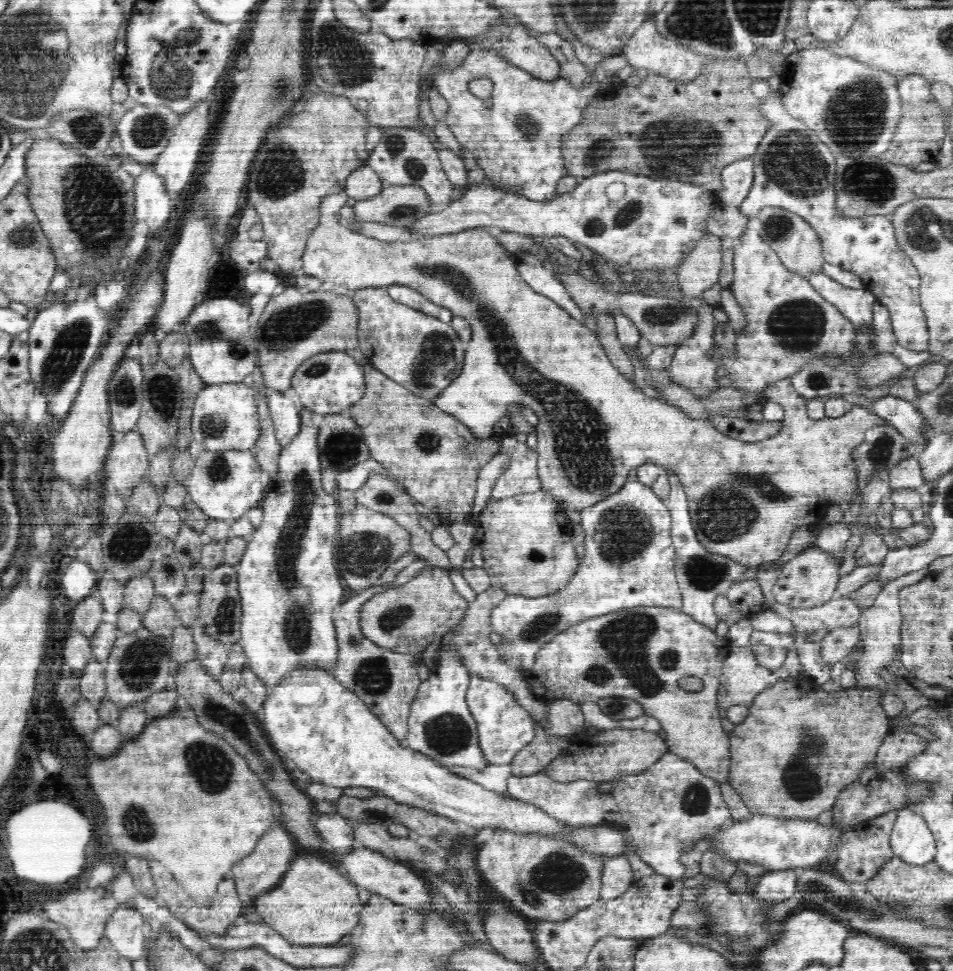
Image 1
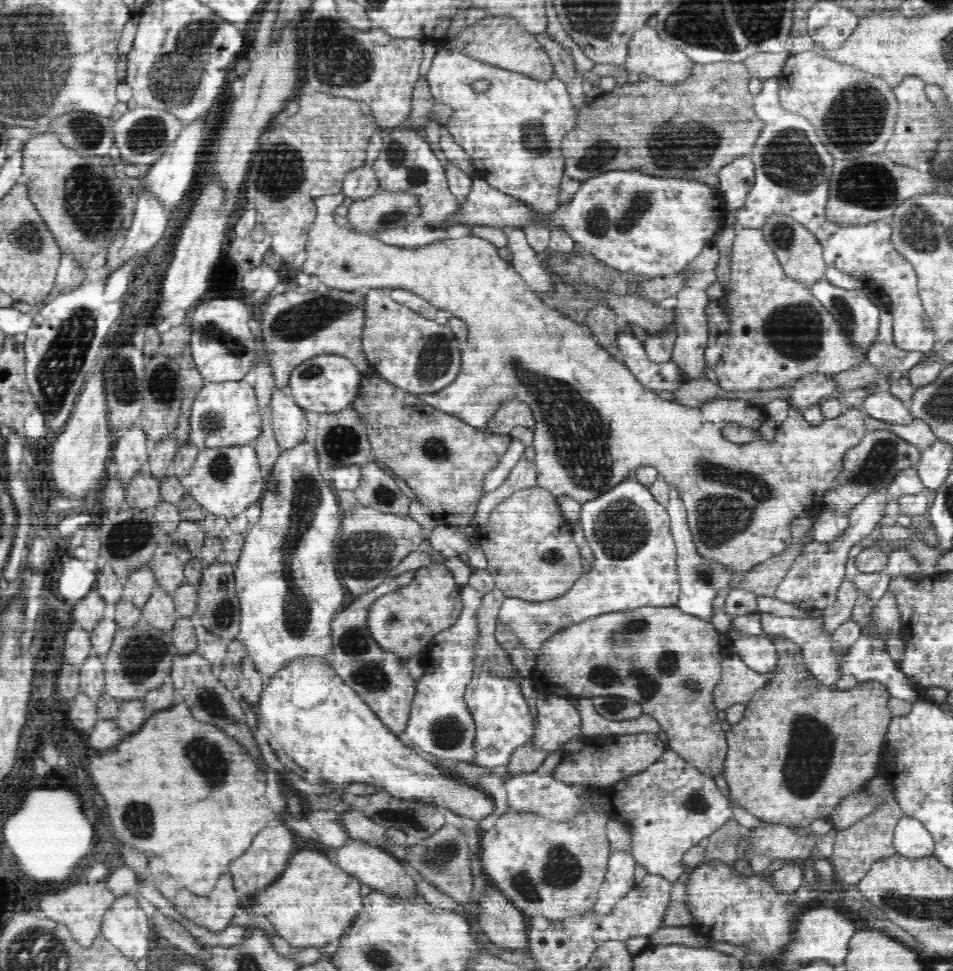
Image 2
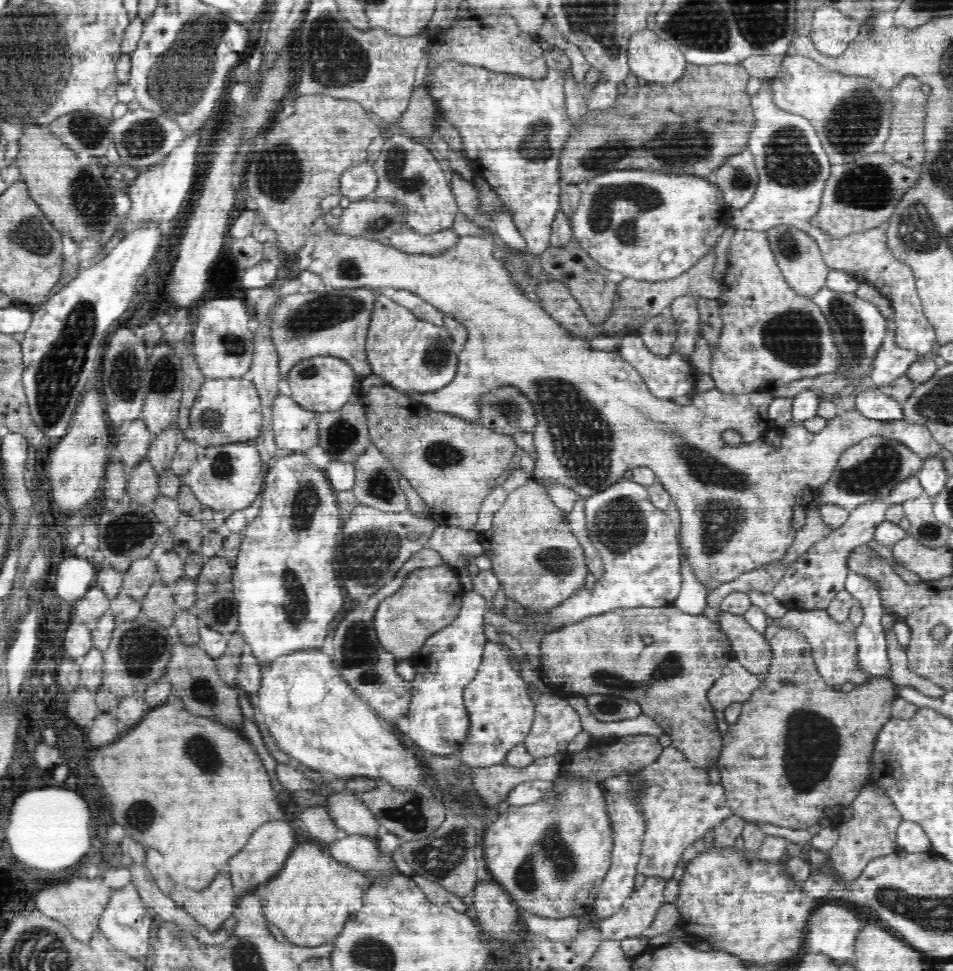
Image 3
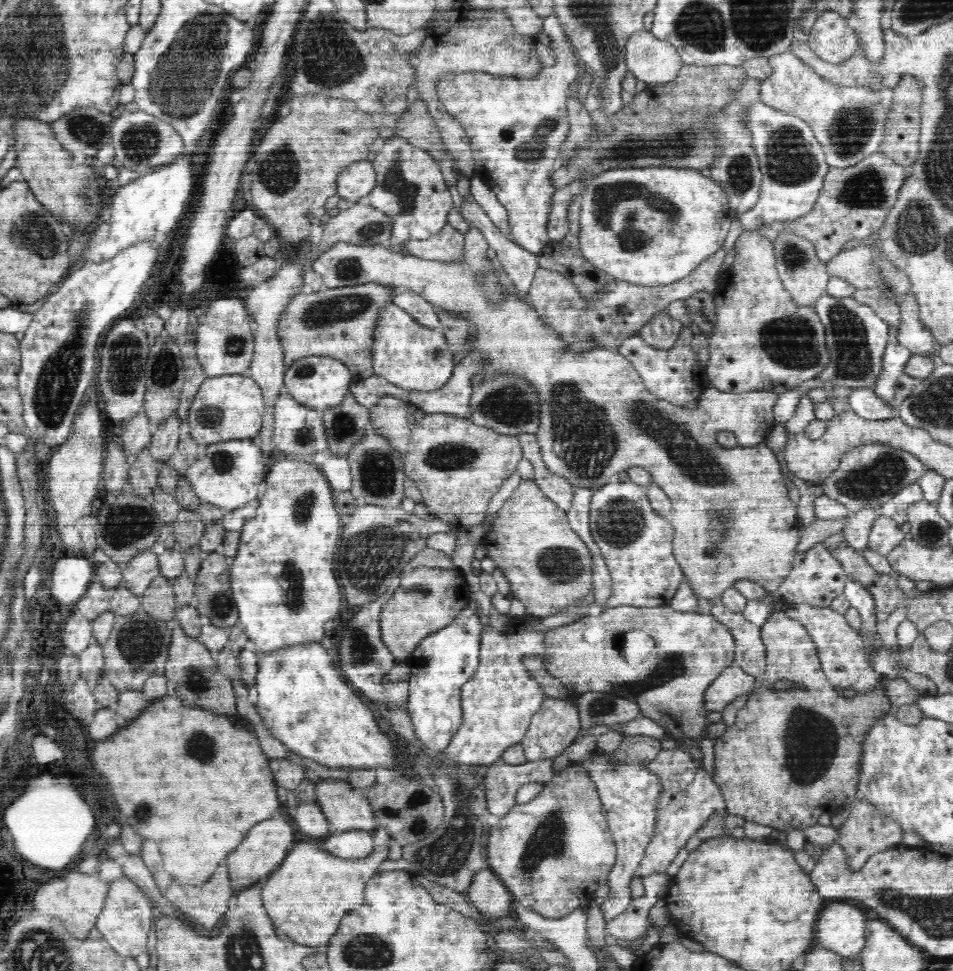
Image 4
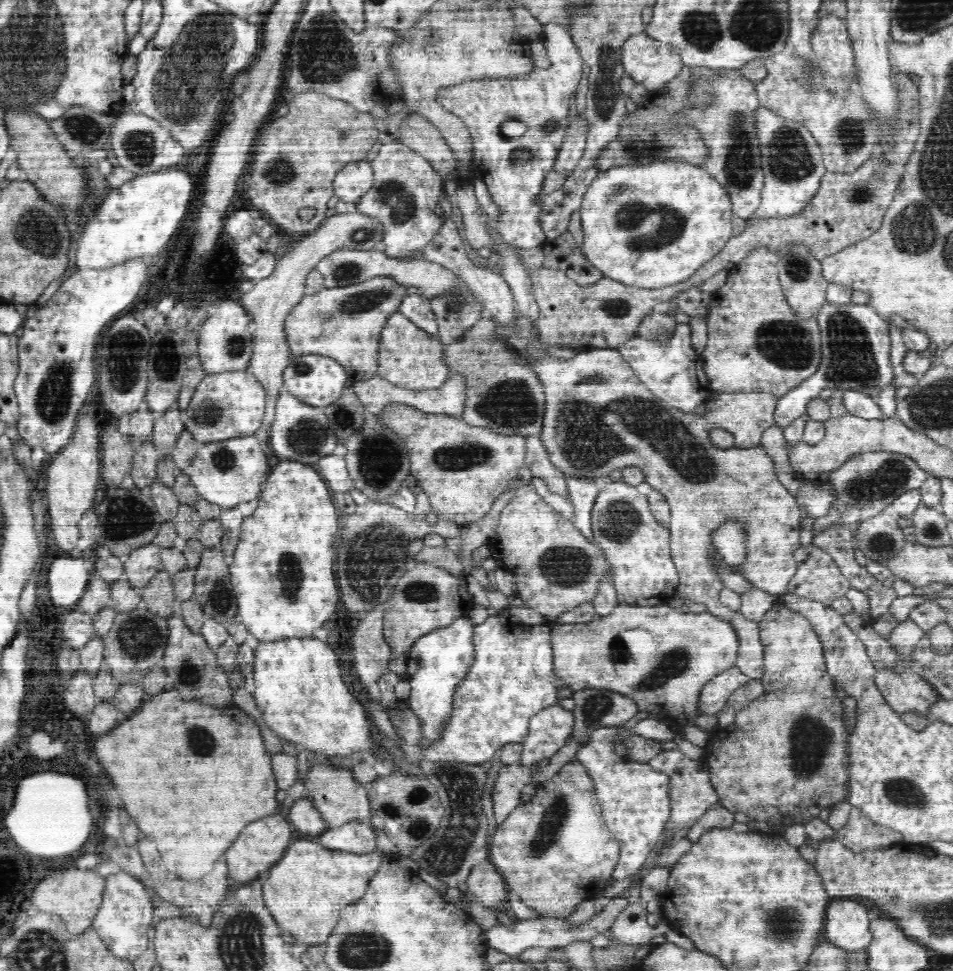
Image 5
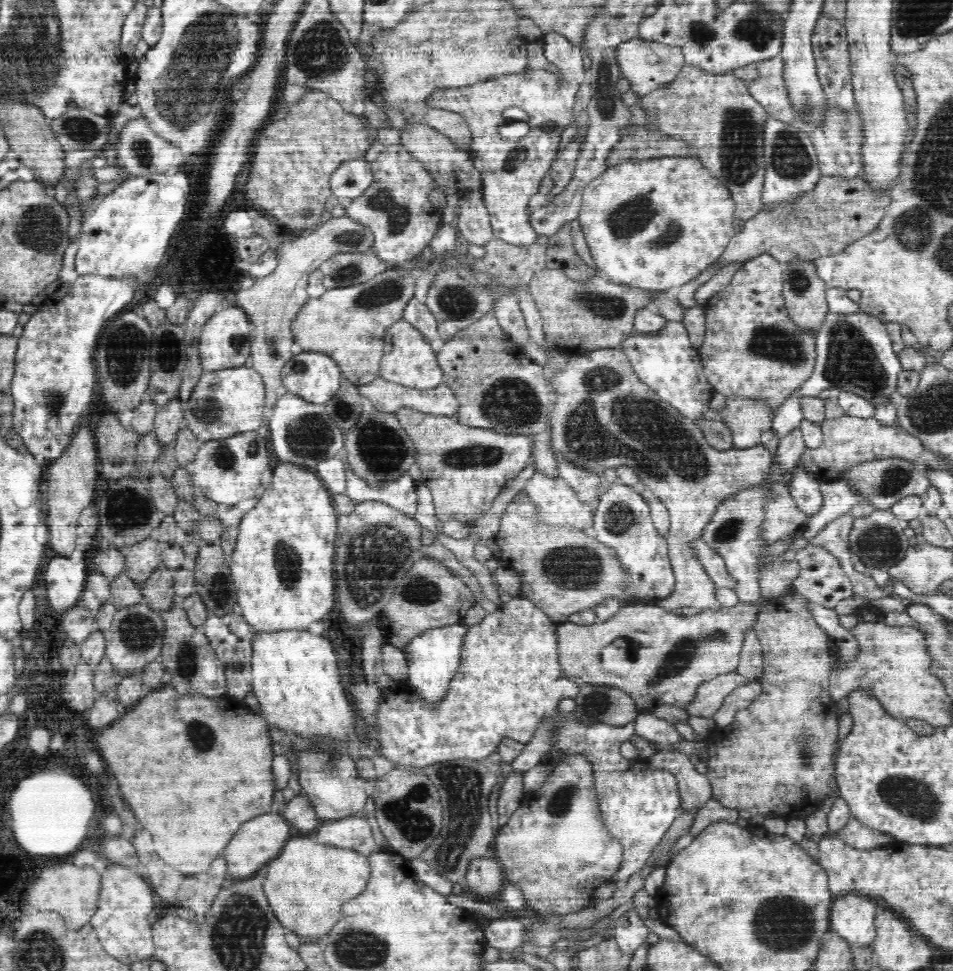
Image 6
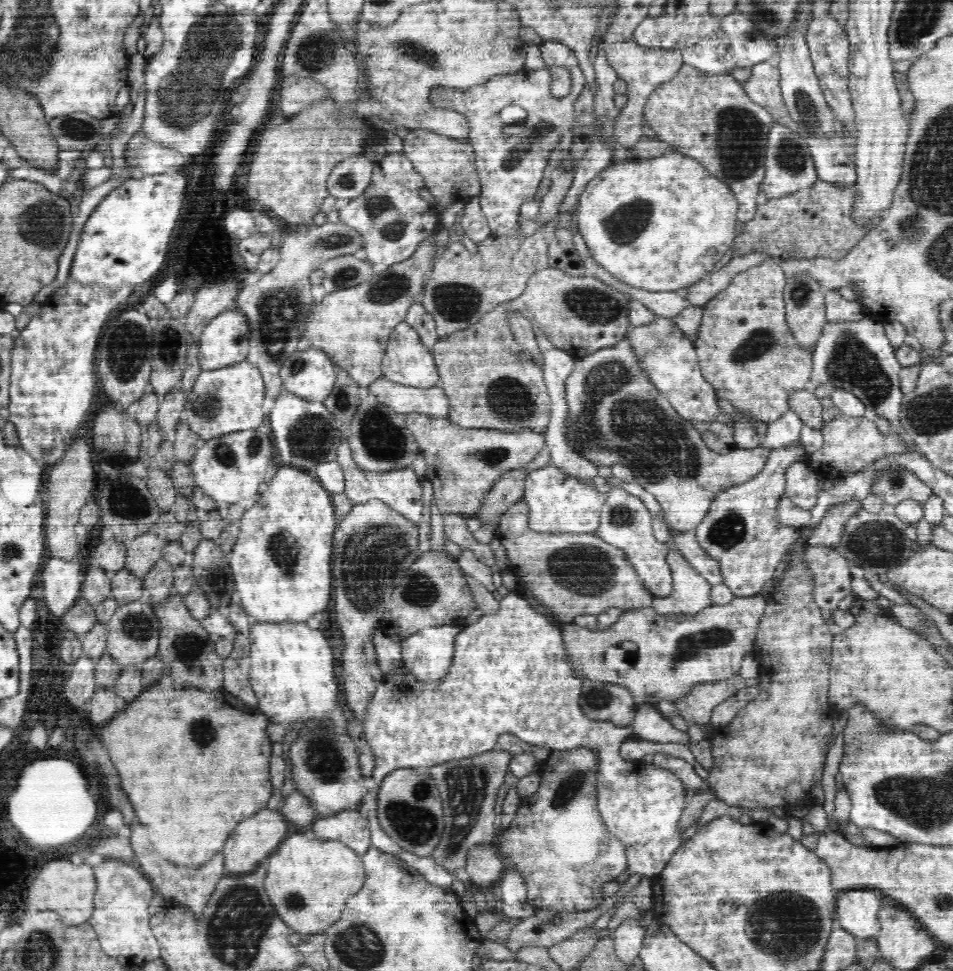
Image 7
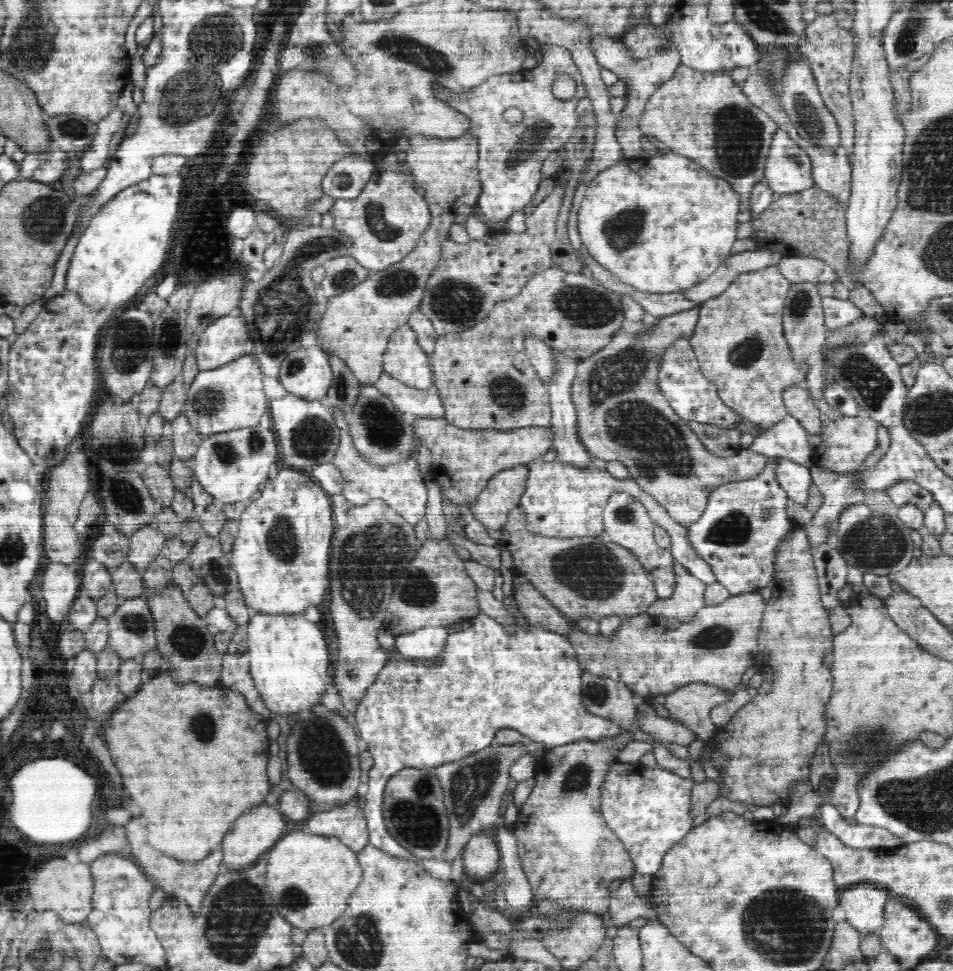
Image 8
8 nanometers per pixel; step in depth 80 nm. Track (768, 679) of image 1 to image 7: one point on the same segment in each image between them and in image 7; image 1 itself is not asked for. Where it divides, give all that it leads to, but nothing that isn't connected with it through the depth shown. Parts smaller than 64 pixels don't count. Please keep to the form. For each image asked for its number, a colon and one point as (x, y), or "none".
2: (738, 684)
3: (736, 684)
4: (733, 682)
5: (713, 697)
6: (710, 695)
7: (696, 708)

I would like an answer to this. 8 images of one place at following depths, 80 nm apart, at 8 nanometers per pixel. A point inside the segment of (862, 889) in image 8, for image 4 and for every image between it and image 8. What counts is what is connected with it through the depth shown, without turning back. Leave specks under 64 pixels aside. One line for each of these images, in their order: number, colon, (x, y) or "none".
4: (840, 927)
5: (846, 923)
6: (852, 917)
7: (857, 911)

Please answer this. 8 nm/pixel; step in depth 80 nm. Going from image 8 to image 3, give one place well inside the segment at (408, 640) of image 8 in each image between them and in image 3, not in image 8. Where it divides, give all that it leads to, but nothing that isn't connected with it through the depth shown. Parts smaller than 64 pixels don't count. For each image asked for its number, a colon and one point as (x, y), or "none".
3: (438, 718)
4: (442, 662)
5: (438, 662)
6: (433, 657)
7: (429, 653)

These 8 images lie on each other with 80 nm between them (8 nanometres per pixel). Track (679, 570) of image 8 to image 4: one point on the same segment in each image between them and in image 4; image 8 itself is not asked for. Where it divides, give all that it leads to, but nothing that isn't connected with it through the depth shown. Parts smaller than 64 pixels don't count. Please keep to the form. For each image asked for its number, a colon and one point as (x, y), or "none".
4: (733, 518)
5: (599, 416)
6: (604, 416)
7: (691, 594)

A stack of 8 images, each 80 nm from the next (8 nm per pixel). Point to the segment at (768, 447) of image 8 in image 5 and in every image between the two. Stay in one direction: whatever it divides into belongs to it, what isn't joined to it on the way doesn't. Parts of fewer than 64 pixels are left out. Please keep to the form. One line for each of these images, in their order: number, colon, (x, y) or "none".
5: (855, 340)
6: (854, 351)
7: (784, 431)

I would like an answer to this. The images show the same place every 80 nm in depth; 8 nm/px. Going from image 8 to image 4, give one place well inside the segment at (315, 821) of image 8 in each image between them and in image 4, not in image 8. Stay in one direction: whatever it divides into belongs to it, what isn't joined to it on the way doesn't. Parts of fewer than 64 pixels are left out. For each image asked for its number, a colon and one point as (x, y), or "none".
4: (354, 844)
5: (355, 838)
6: (353, 832)
7: (349, 827)

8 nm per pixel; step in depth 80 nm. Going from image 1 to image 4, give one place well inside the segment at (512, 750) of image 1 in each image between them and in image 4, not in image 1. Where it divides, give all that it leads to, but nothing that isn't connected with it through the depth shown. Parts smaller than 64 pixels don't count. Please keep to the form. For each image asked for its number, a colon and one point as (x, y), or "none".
2: (503, 722)
3: (501, 710)
4: (498, 702)

